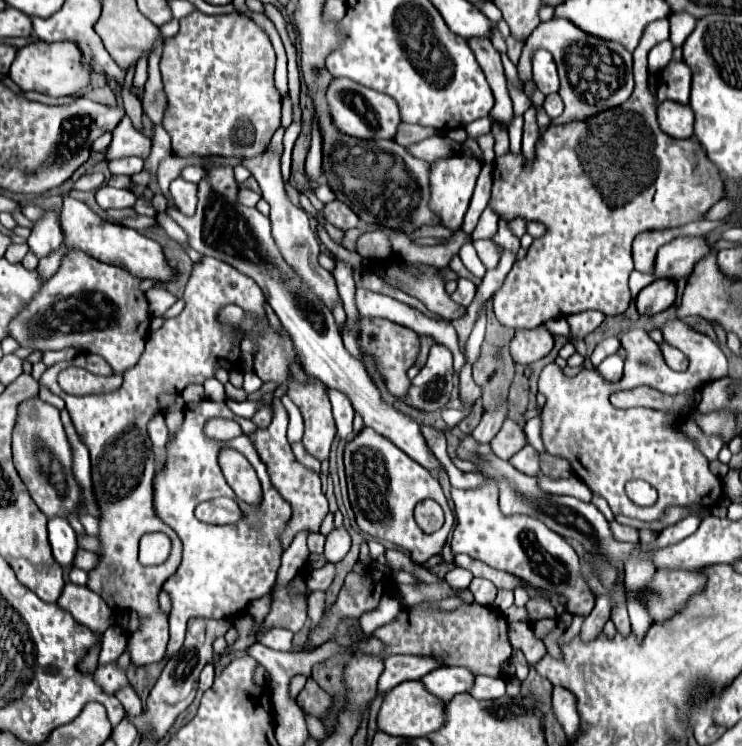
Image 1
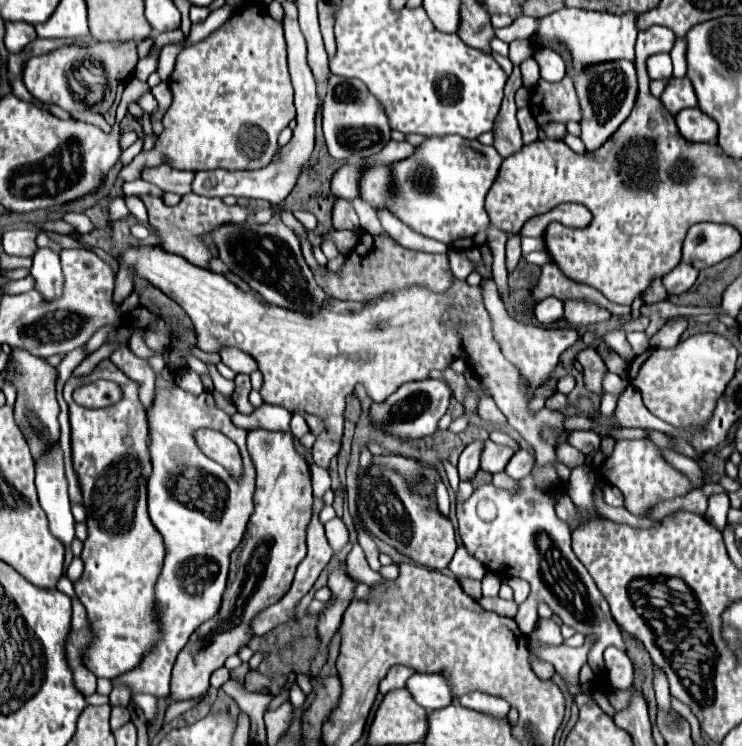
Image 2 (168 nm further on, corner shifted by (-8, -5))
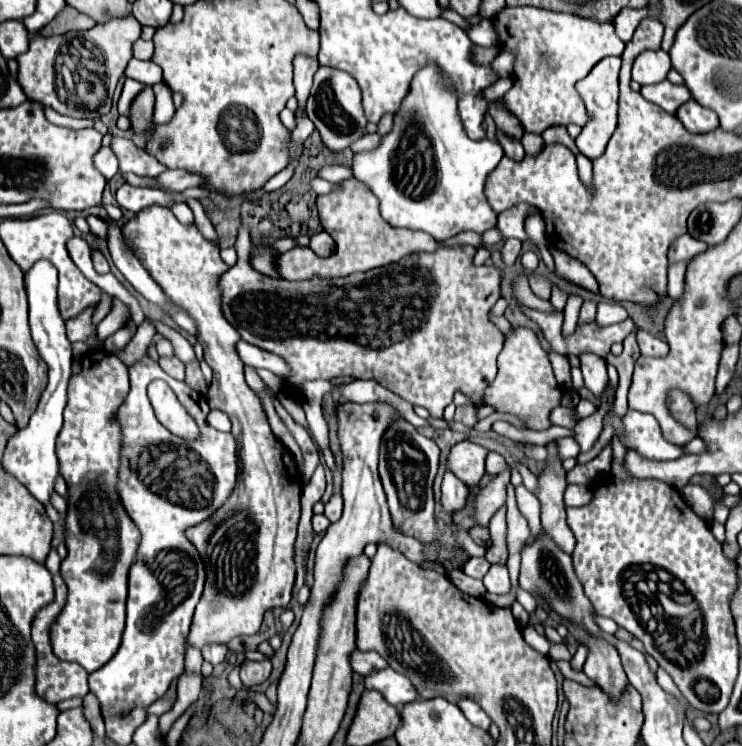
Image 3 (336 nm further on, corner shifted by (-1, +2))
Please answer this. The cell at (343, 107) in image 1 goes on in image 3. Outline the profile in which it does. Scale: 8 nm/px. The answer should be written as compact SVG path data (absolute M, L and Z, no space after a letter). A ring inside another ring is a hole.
M331 67L317 69L311 97L307 101L307 115L311 117L317 131L321 133L323 143L333 151L341 151L365 135L367 119L361 107L361 89L353 77L349 77L339 69L331 69Z

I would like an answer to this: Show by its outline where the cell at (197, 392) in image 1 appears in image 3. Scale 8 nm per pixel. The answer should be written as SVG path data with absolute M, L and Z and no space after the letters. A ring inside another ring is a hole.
M159 357L159 365L173 379L179 379L179 381L185 379L185 365L177 357Z

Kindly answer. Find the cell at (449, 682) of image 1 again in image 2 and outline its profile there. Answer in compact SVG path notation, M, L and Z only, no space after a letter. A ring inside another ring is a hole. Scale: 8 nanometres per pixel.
M416 674L408 680L406 688L414 696L414 700L420 706L424 706L428 712L446 708L454 700L450 682L438 674Z

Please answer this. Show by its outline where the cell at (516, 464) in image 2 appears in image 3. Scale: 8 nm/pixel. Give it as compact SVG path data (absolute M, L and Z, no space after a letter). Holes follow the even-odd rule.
M489 453L489 455L487 455L485 471L487 471L489 475L499 475L499 473L503 473L505 469L509 469L509 467L507 467L505 459L503 459L499 453Z

